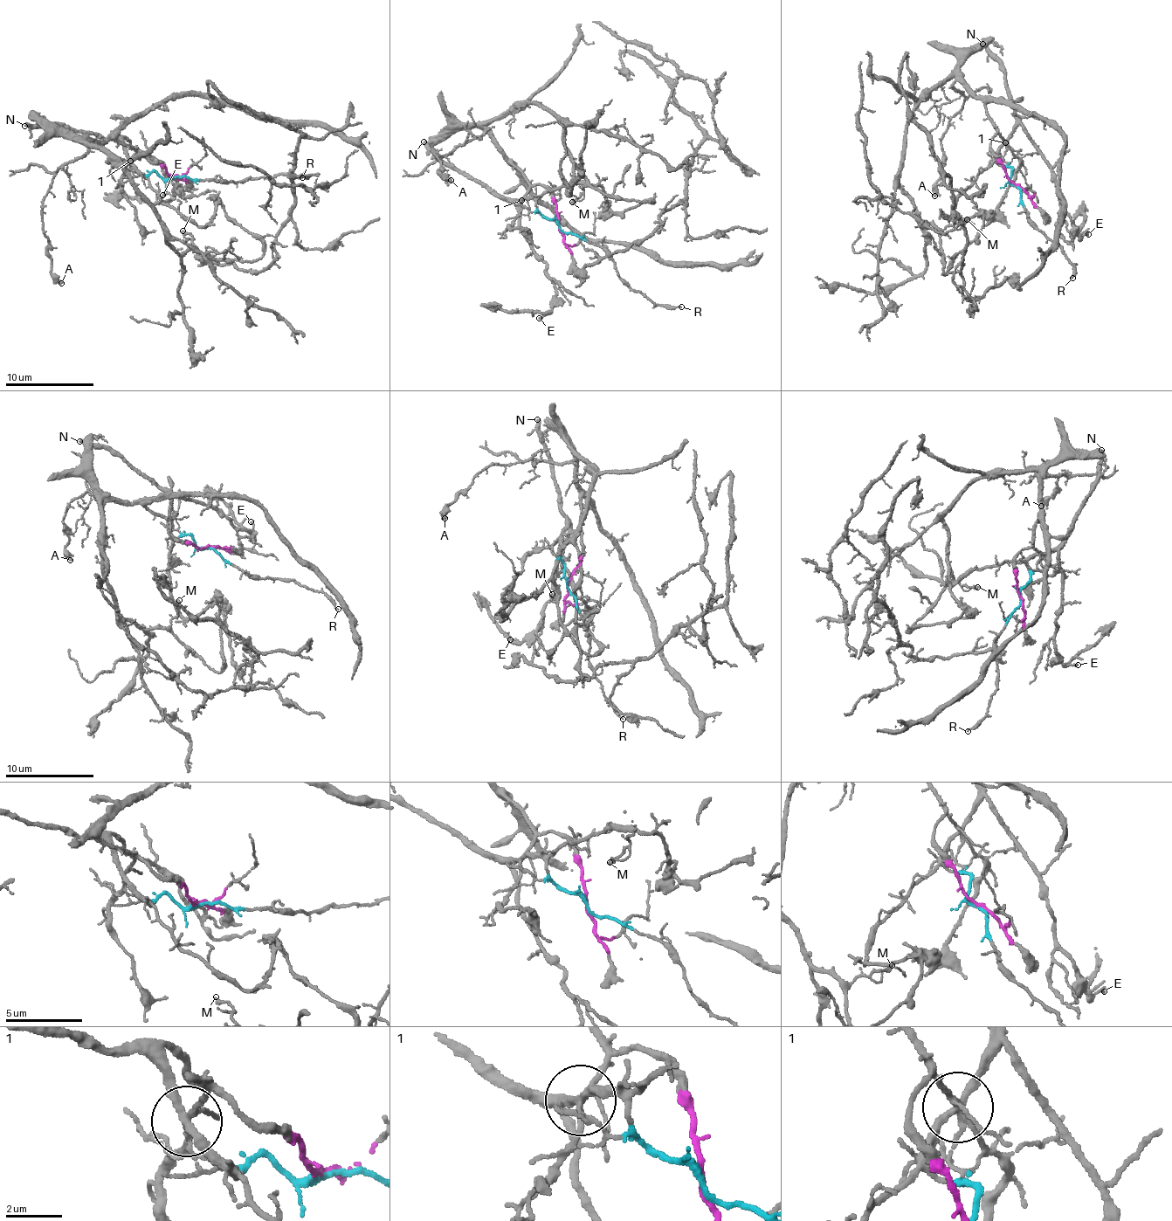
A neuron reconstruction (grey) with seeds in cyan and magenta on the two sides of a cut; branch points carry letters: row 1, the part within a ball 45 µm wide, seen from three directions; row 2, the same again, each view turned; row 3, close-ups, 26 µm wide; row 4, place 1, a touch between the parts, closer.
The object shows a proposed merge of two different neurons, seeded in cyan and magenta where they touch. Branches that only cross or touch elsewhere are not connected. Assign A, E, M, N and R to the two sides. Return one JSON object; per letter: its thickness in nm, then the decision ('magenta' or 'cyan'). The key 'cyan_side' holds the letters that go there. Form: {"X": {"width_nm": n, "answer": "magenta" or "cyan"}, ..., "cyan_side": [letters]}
{"A": {"width_nm": 460, "answer": "magenta"}, "E": {"width_nm": 160, "answer": "cyan"}, "M": {"width_nm": 240, "answer": "magenta"}, "N": {"width_nm": 340, "answer": "cyan"}, "R": {"width_nm": 140, "answer": "cyan"}, "cyan_side": ["E", "N", "R"]}

